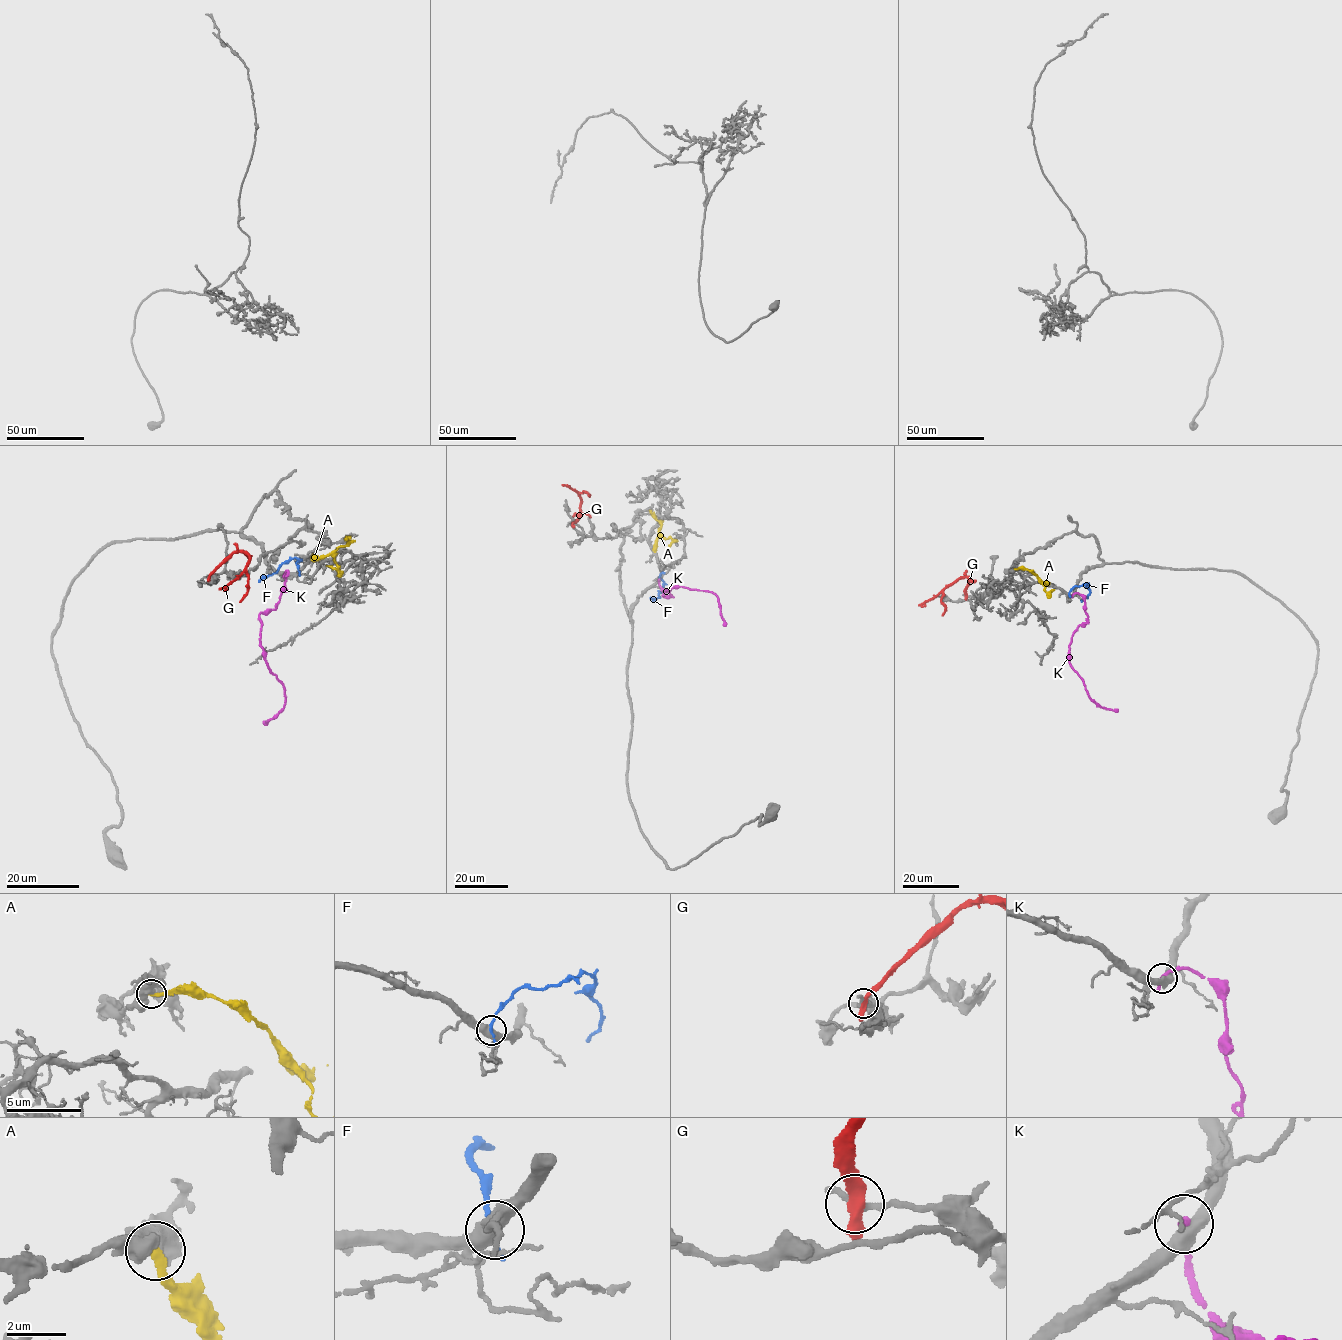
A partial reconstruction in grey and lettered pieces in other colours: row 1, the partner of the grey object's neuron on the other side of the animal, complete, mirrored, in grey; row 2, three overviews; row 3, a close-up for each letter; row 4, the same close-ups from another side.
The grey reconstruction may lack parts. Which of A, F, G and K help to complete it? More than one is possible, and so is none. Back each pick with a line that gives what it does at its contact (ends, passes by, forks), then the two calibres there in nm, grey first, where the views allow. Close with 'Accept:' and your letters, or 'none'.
Accept: none

